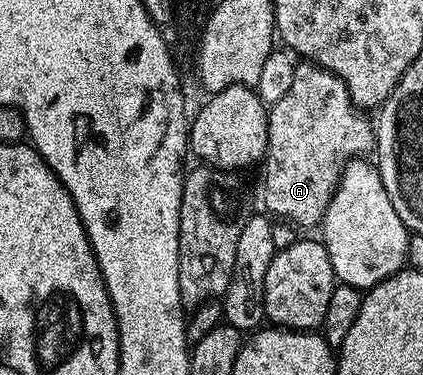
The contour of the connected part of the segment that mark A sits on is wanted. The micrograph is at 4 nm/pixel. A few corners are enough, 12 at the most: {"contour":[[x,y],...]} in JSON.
{"contour":[[298,61],[269,111],[265,206],[316,227],[375,126]]}

